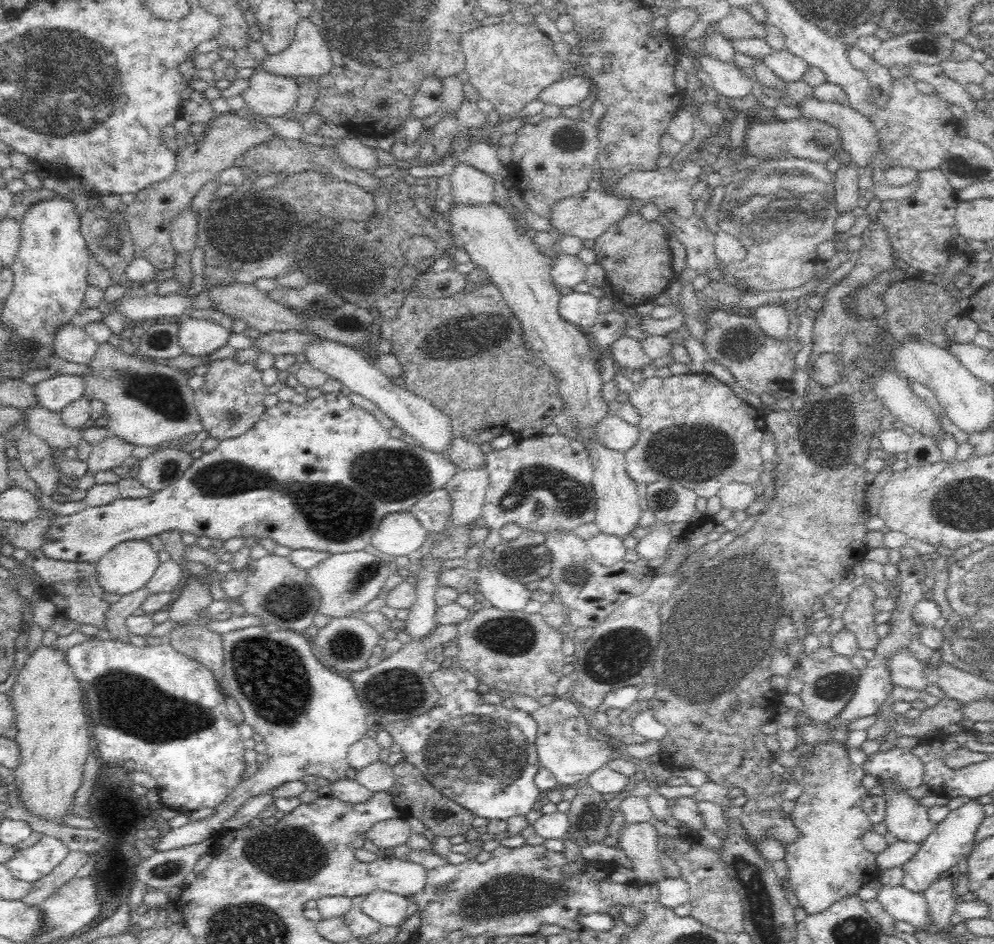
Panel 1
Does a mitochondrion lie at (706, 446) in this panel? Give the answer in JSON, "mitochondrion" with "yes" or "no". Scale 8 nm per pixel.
{"mitochondrion":"yes"}

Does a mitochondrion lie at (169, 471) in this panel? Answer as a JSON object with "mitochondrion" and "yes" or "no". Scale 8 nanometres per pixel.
{"mitochondrion":"yes"}

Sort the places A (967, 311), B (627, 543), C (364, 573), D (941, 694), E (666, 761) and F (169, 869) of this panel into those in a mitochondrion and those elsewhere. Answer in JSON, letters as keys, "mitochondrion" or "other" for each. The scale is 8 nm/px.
{"A":"other","B":"other","C":"mitochondrion","D":"other","E":"other","F":"mitochondrion"}

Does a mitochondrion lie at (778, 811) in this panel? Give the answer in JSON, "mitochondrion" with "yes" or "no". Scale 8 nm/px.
{"mitochondrion":"no"}

